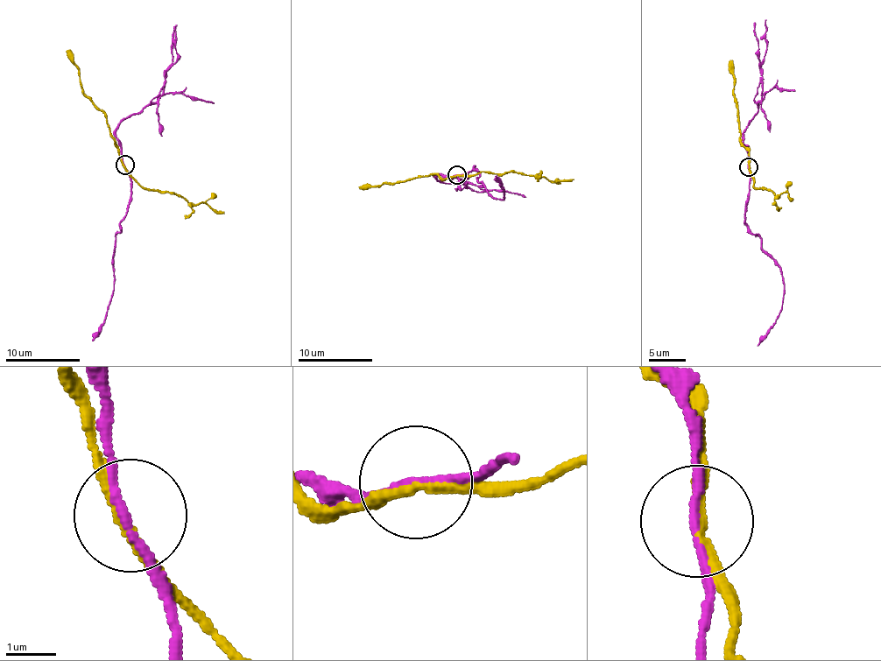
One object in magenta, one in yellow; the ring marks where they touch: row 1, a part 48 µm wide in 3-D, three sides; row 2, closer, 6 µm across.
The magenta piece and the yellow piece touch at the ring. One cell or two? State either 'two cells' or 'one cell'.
two cells

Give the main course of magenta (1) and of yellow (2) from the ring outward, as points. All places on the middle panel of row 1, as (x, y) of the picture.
1: (457, 174), (468, 172), (475, 165), (479, 182), (482, 181), (493, 197), (504, 198), (495, 175)
2: (457, 174), (446, 179), (439, 174), (359, 189)

